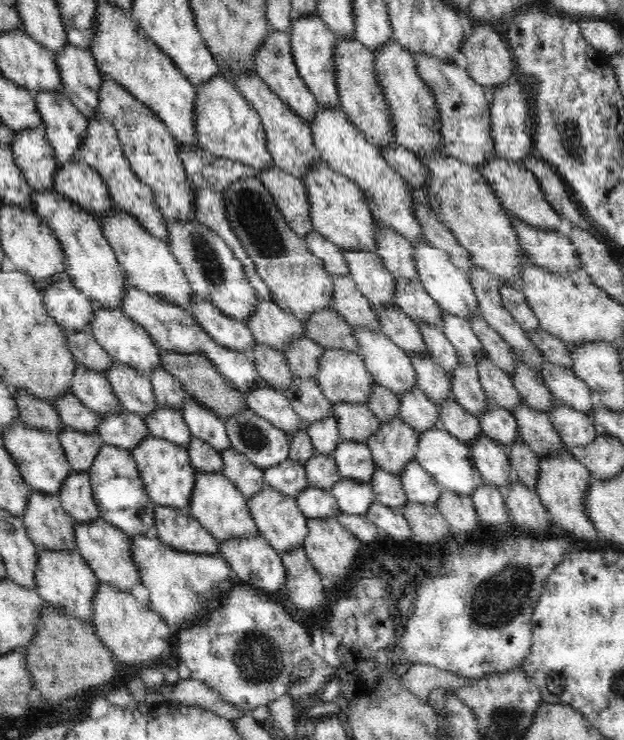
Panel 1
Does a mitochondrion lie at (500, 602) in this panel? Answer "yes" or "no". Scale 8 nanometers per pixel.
yes

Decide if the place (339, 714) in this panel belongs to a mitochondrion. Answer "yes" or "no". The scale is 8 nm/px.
no

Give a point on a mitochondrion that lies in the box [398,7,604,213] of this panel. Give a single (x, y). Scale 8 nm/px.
(565, 134)

